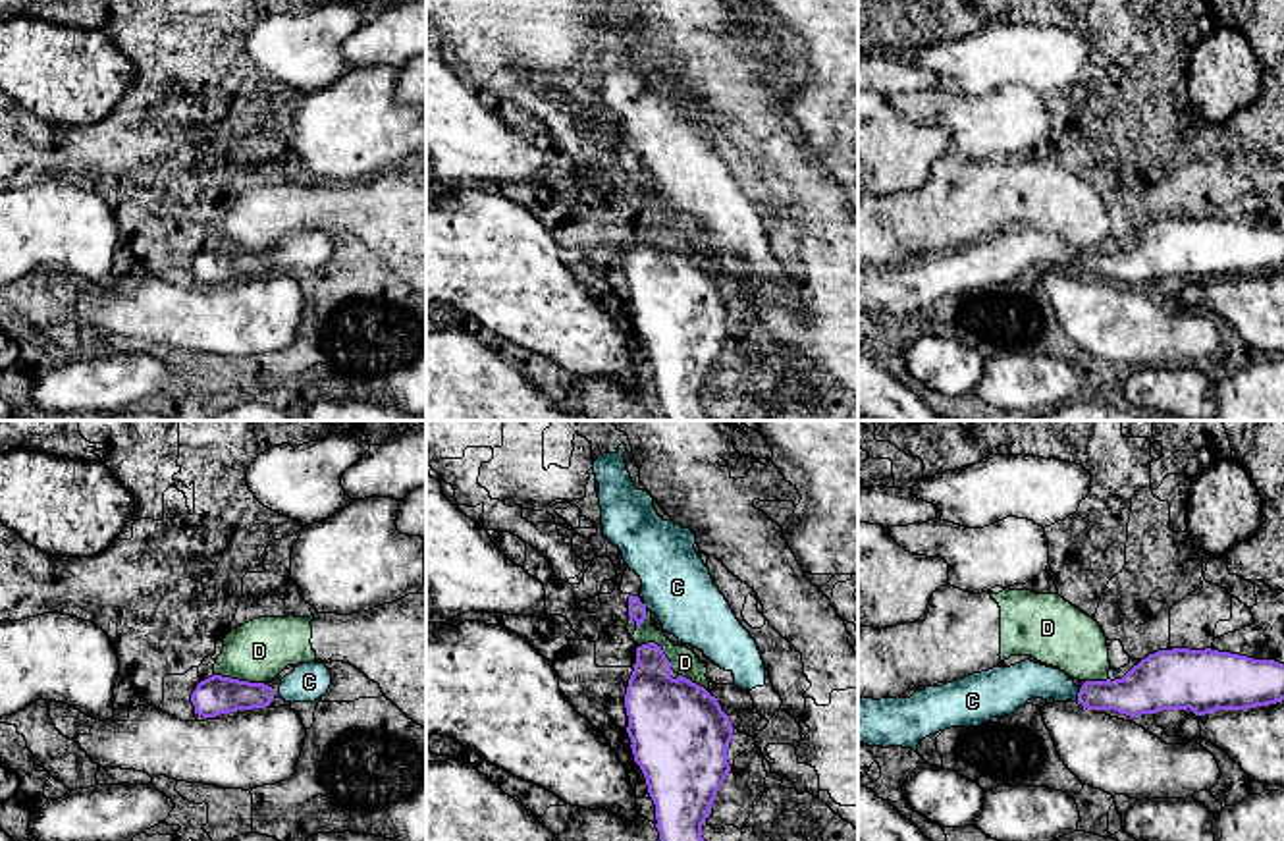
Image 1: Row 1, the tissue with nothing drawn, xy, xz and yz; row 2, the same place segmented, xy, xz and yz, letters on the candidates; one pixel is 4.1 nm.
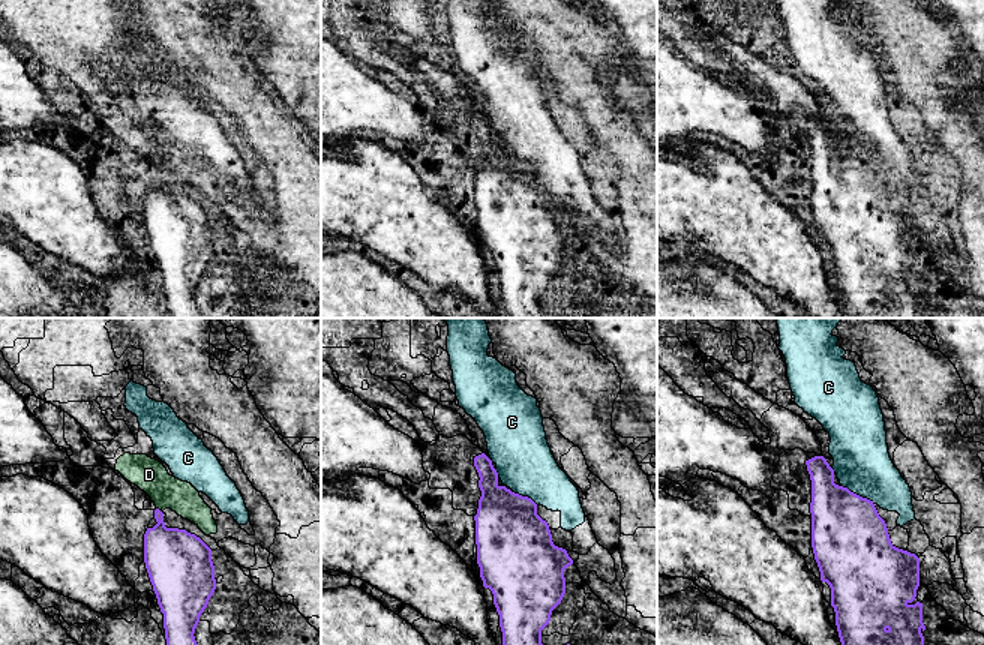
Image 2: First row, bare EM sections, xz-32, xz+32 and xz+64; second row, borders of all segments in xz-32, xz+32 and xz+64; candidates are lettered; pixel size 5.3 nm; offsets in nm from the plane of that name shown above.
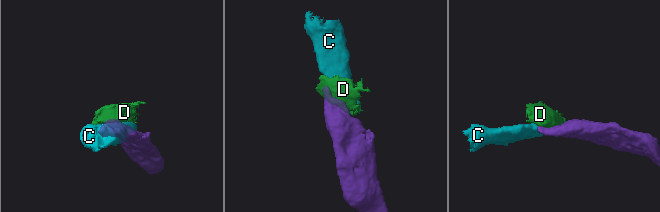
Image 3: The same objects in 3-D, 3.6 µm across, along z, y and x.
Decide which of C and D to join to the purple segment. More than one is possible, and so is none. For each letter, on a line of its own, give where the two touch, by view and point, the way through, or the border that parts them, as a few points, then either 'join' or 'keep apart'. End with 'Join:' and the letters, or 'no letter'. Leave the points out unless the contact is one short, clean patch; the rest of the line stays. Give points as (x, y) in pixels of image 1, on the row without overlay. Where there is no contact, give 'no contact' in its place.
C: meets purple in yz at (1078, 263); runs through yz (1138, 259), (1134, 263), (1078, 263), (1055, 251), (1028, 247); join
D: meets purple in xy at (238, 247); border along xy (214, 242), (263, 251); keep apart
Join: C

